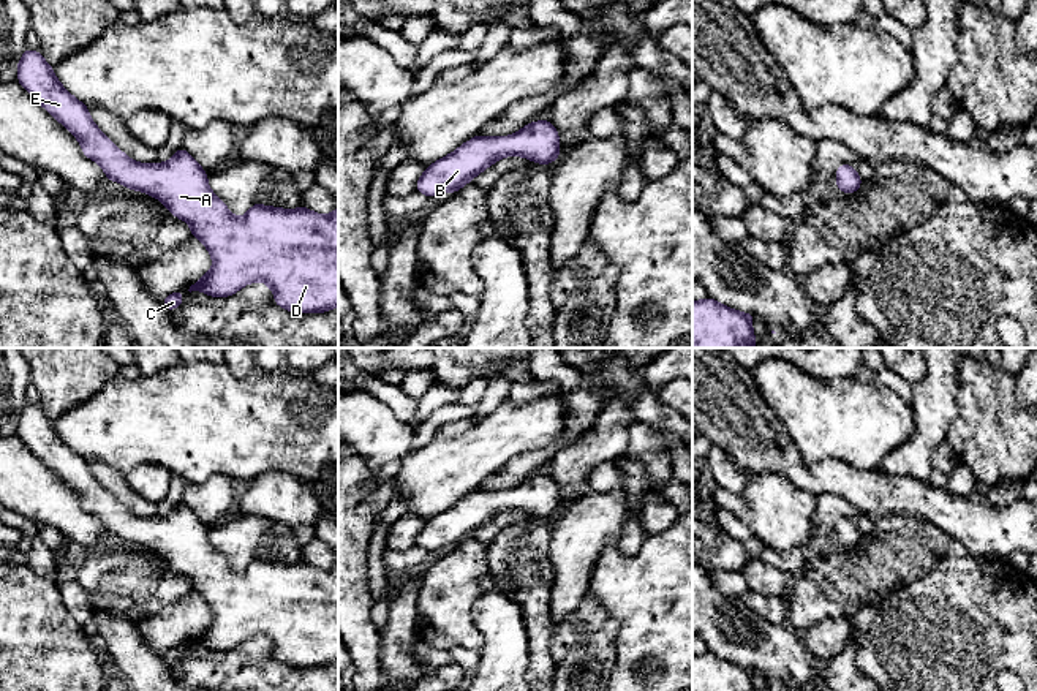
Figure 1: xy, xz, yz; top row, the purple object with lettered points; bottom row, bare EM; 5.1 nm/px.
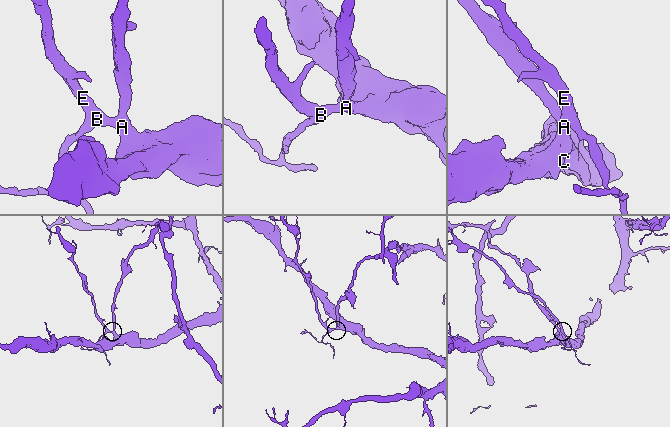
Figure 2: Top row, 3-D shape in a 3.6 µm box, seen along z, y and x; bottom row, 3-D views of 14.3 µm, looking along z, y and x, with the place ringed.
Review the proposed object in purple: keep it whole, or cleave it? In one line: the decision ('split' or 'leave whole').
leave whole

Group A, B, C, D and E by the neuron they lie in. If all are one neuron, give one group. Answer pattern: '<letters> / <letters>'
A B C D E

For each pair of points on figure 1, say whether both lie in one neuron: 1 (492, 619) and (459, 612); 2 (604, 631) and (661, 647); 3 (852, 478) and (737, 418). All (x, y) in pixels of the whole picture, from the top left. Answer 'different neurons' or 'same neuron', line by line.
1: different neurons
2: different neurons
3: same neuron

